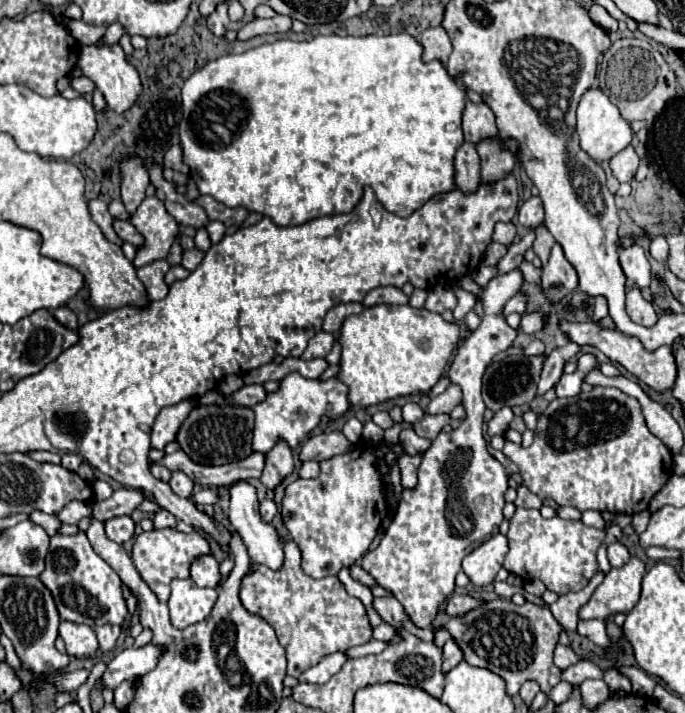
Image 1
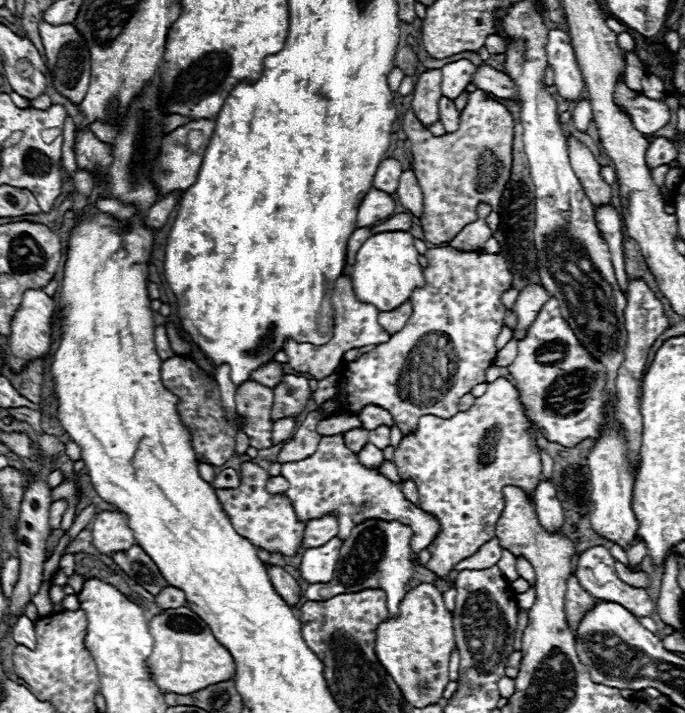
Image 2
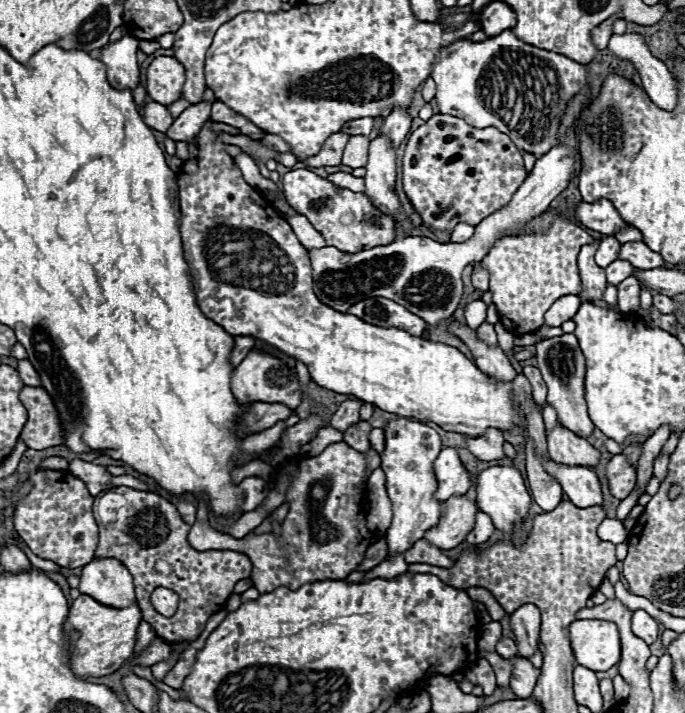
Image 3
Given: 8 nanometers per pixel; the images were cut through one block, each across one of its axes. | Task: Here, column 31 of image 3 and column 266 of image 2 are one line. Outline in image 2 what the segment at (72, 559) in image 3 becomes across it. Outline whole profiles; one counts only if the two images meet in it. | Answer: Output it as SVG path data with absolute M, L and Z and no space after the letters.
M250 466L242 472L242 482L238 488L216 488L214 492L222 504L222 510L228 514L232 526L236 528L236 532L240 532L240 536L252 540L252 544L260 548L266 548L268 552L294 556L300 552L304 522L298 522L296 512L284 494L270 496L266 492L268 478L270 476L266 470L262 470L260 466Z

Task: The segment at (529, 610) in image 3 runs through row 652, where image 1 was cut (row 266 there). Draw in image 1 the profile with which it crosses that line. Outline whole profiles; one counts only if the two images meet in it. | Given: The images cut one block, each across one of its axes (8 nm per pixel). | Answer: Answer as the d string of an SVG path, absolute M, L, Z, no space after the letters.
M522 262L520 270L524 272L524 280L530 284L540 284L540 270L534 268L530 262Z

